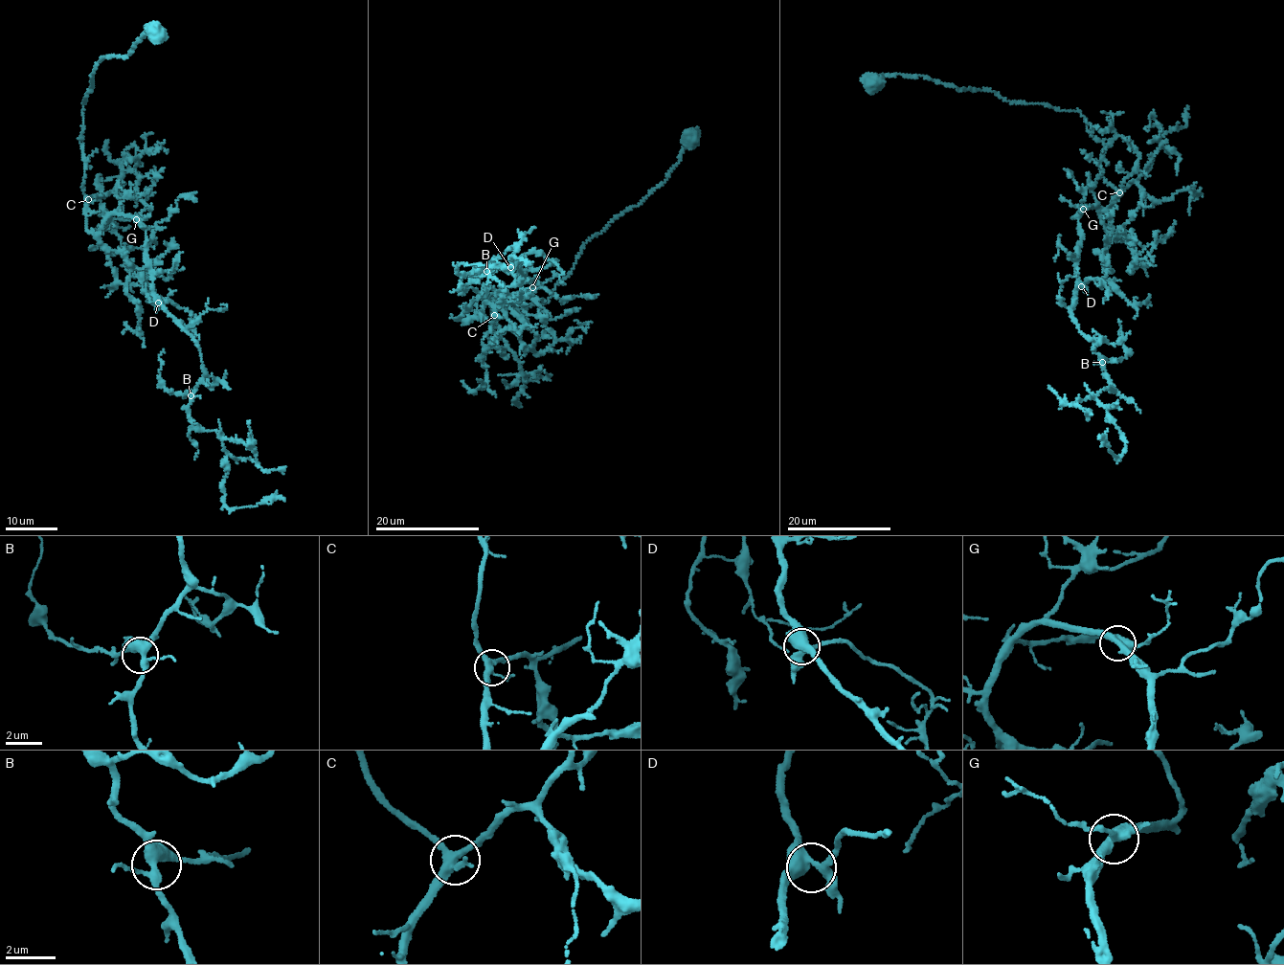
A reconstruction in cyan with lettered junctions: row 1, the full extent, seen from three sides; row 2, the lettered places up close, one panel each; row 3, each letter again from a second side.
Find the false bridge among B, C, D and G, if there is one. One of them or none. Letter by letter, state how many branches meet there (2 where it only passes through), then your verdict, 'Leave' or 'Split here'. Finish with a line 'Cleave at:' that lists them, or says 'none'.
B: Branches: 5. Leave
C: Branches: 4. Leave
D: Branches: 4. Leave
G: Branches: 4. Leave
Cleave at: none

